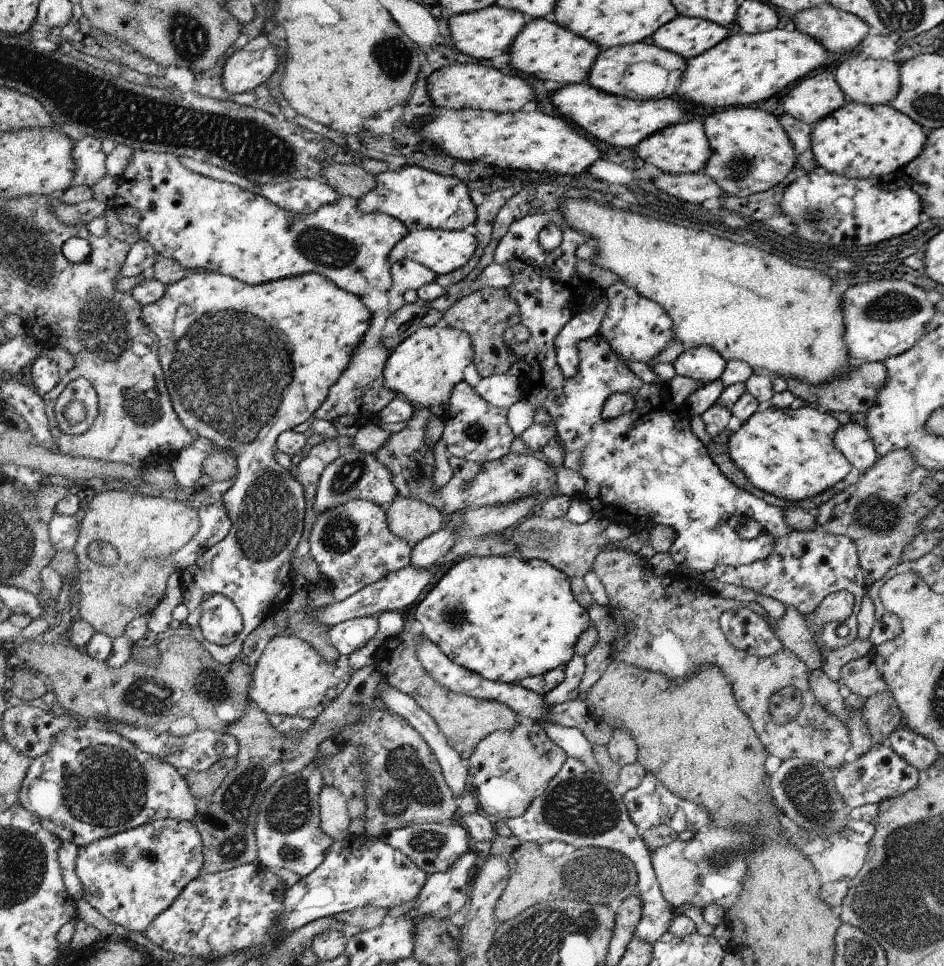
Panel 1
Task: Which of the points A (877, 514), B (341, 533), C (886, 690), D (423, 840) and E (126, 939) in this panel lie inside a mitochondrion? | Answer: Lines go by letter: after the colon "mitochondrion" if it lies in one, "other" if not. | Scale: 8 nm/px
A: mitochondrion
B: mitochondrion
C: other
D: mitochondrion
E: other

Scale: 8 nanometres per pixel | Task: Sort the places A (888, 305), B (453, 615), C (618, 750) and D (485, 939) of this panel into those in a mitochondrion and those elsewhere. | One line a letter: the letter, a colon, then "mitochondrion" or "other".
A: mitochondrion
B: mitochondrion
C: other
D: mitochondrion

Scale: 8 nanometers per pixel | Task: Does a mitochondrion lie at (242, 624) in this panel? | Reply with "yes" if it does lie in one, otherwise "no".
no

